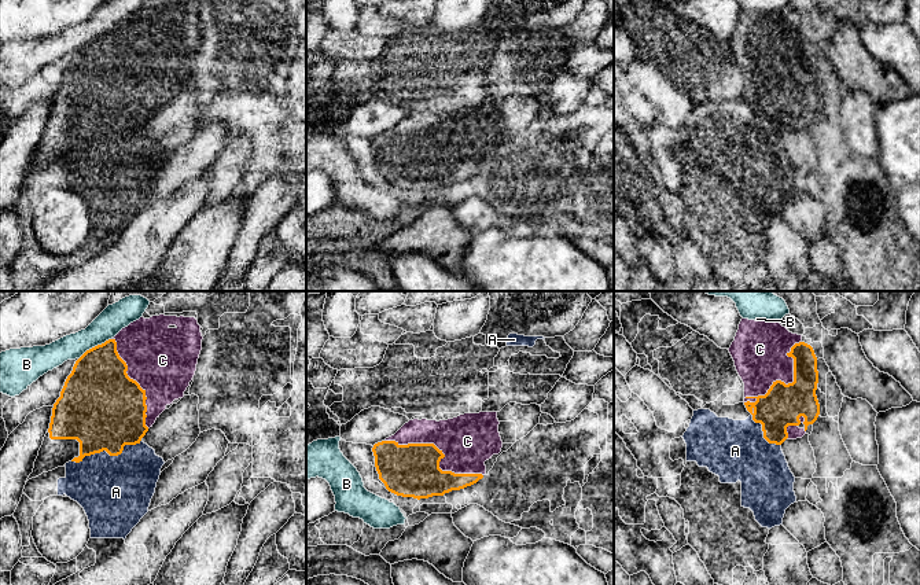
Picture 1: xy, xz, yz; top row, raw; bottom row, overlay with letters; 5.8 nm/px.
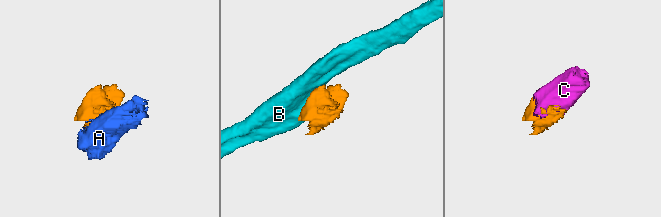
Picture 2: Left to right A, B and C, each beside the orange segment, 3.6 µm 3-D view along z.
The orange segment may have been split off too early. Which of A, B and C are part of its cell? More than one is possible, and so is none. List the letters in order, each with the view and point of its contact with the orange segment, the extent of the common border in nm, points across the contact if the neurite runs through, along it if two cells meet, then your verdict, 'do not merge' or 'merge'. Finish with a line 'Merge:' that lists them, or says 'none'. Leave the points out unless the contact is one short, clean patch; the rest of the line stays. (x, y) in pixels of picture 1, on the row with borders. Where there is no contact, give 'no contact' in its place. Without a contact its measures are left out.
A: meets orange in xy at (109, 453); contact 440 nm long; do not merge
B: meets orange in xy at (95, 346); contact 220 nm long; border along xy (110, 338), (89, 348), (78, 359); do not merge
C: meets orange in xz at (442, 453); contact 600 nm long; merge
Merge: C

